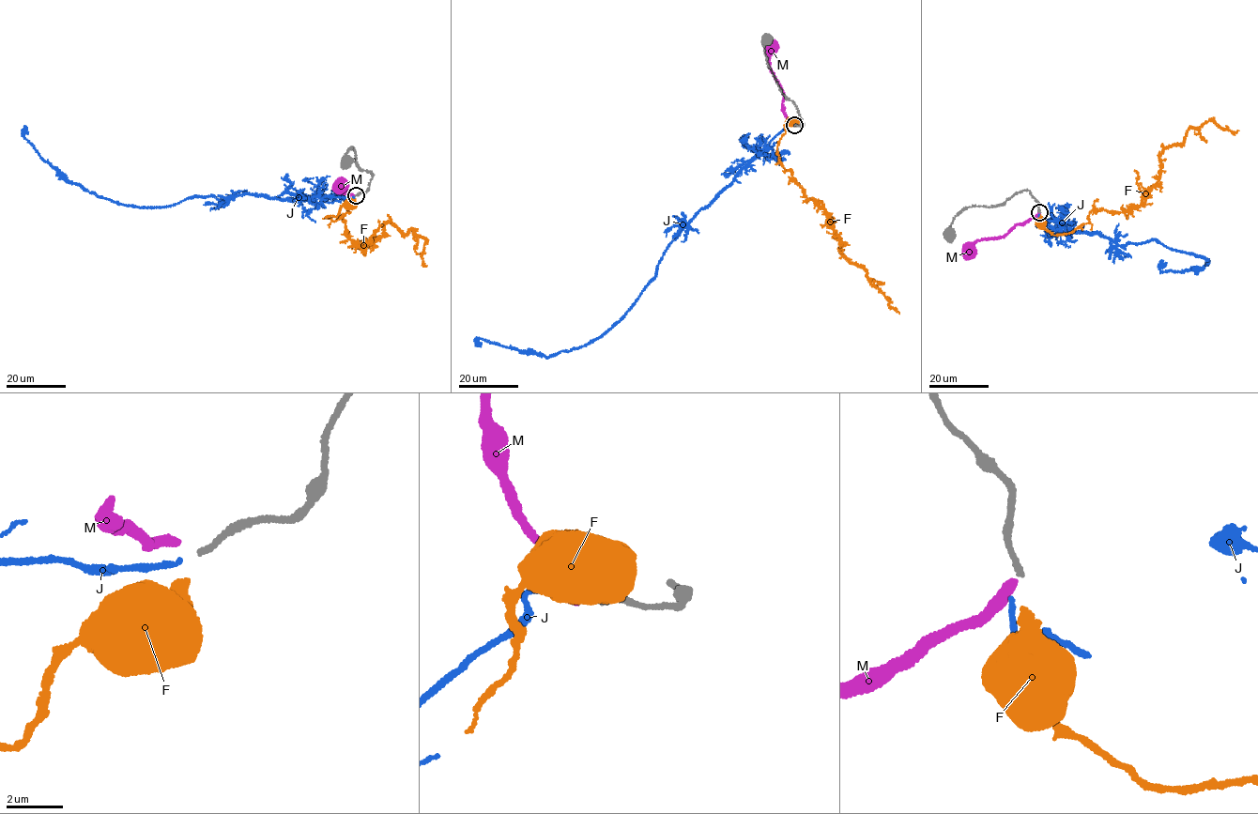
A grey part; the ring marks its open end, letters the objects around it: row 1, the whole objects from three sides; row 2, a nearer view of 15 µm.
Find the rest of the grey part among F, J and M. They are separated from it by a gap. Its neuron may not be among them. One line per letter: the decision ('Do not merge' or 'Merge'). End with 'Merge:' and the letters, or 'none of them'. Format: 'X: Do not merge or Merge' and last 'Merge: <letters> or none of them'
F: Do not merge
J: Do not merge
M: Do not merge
Merge: none of them

